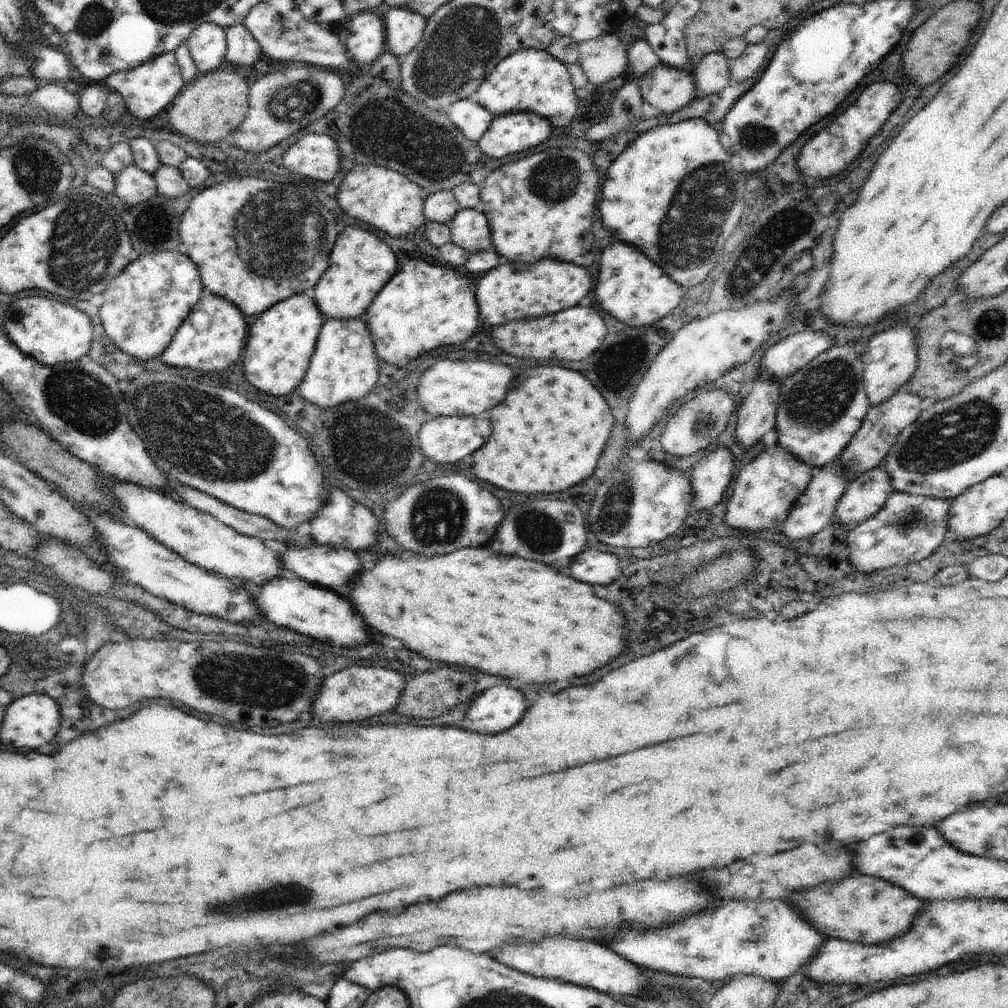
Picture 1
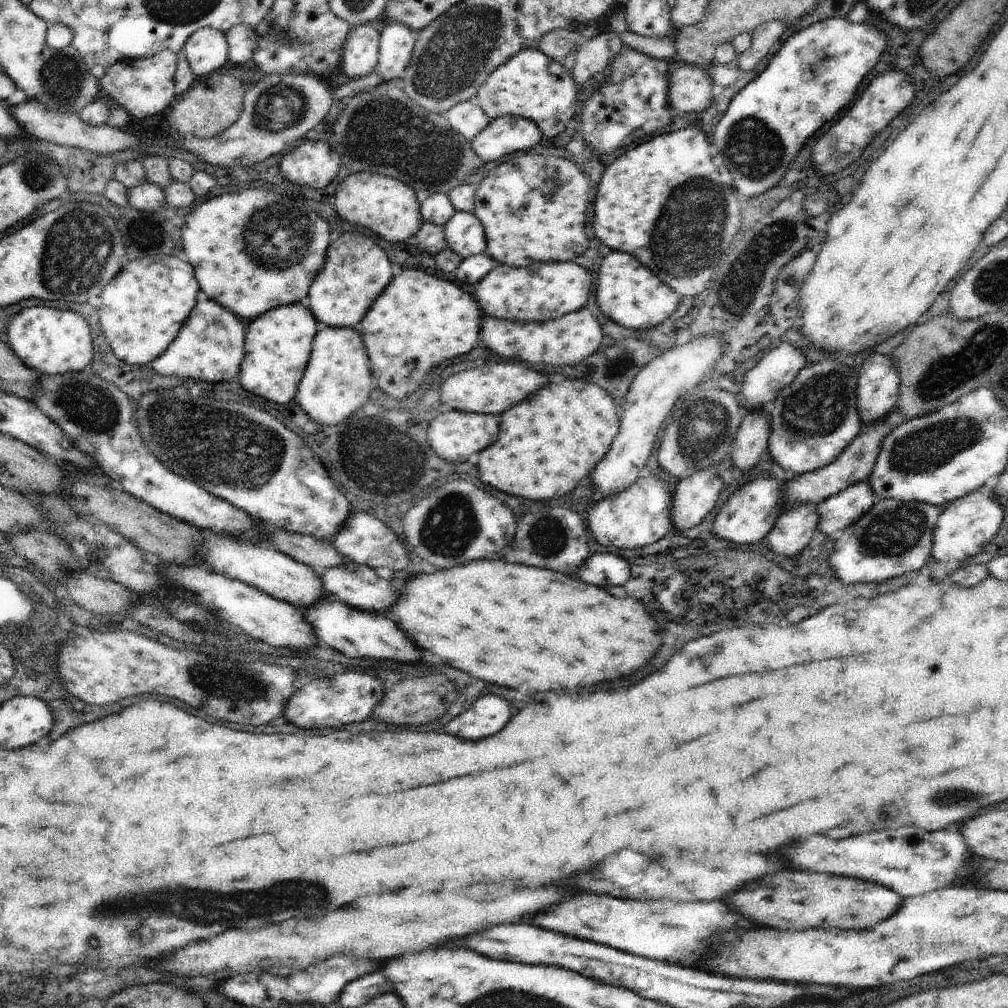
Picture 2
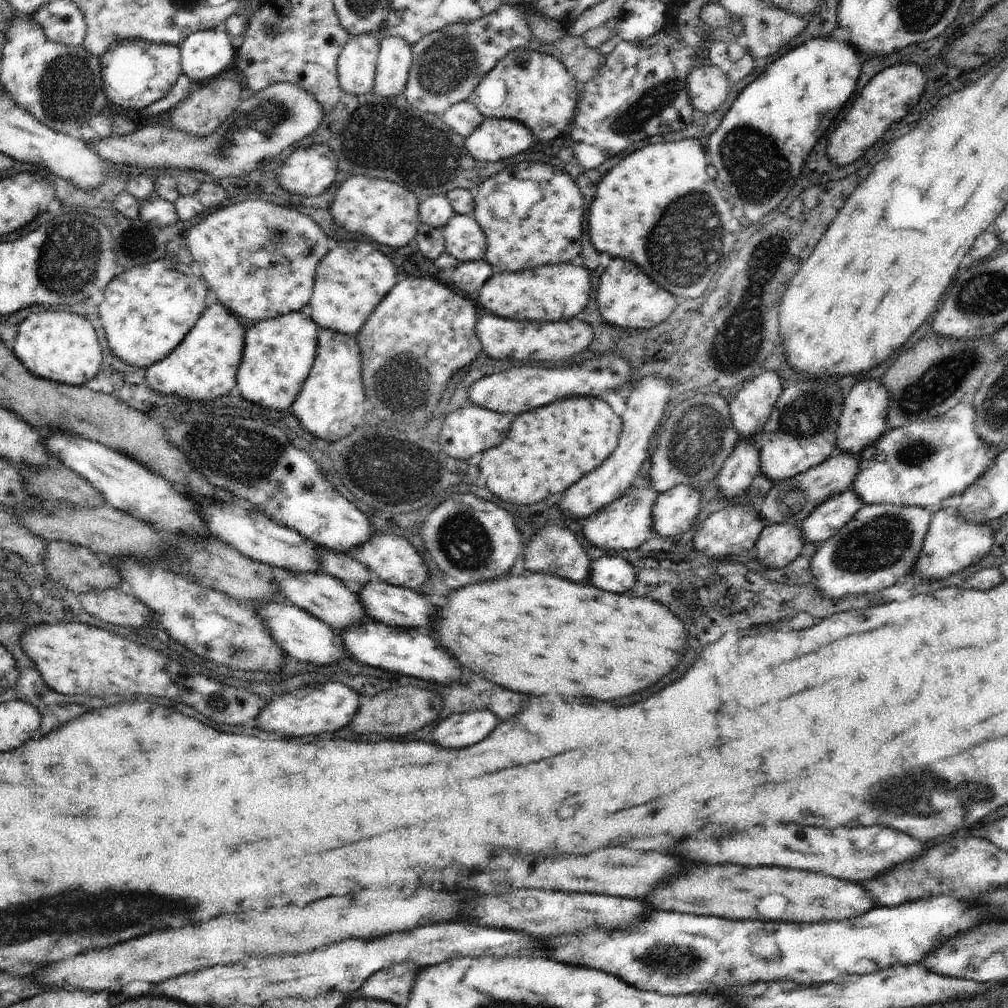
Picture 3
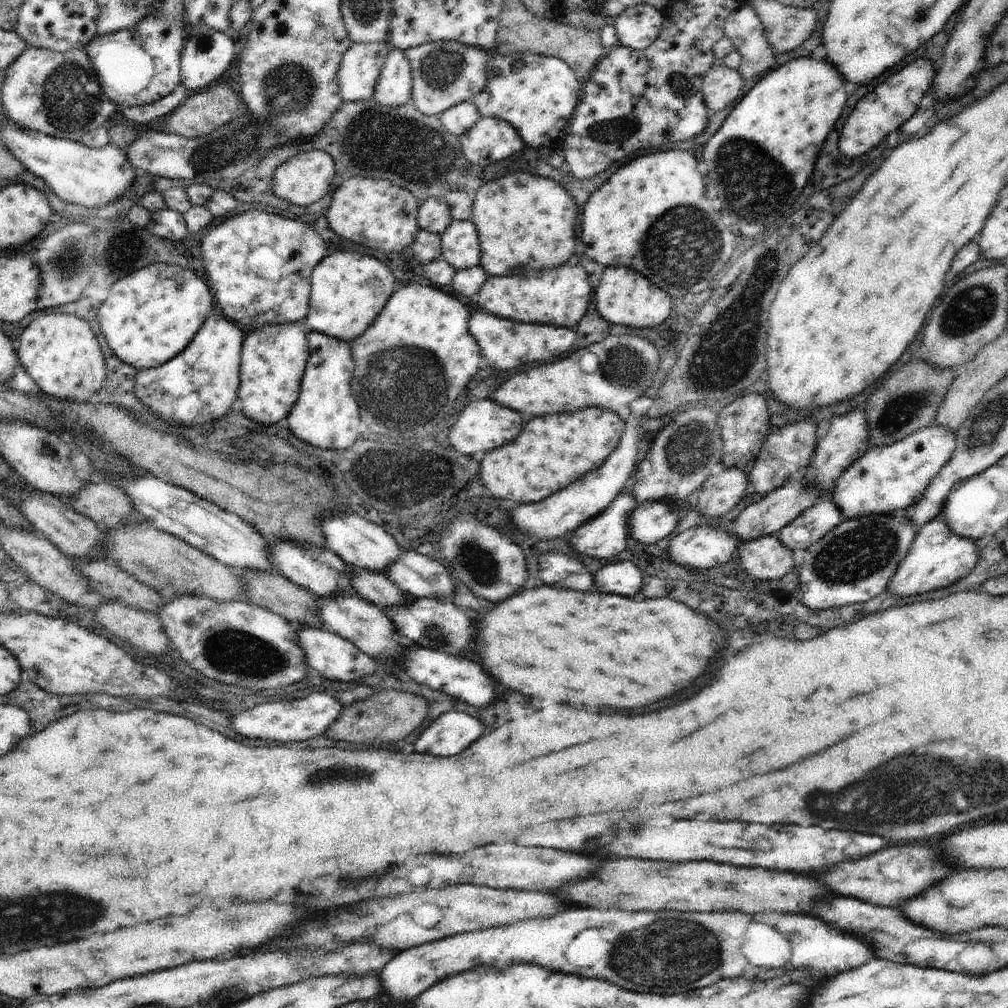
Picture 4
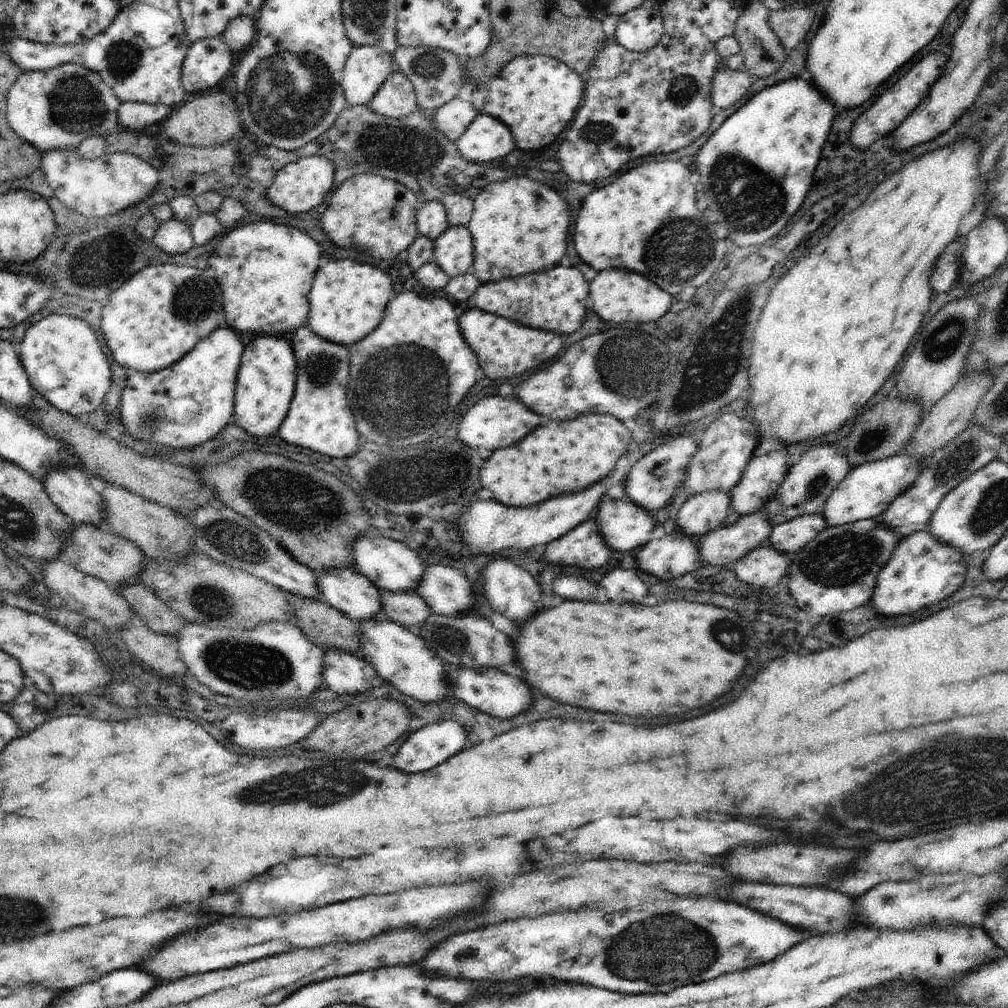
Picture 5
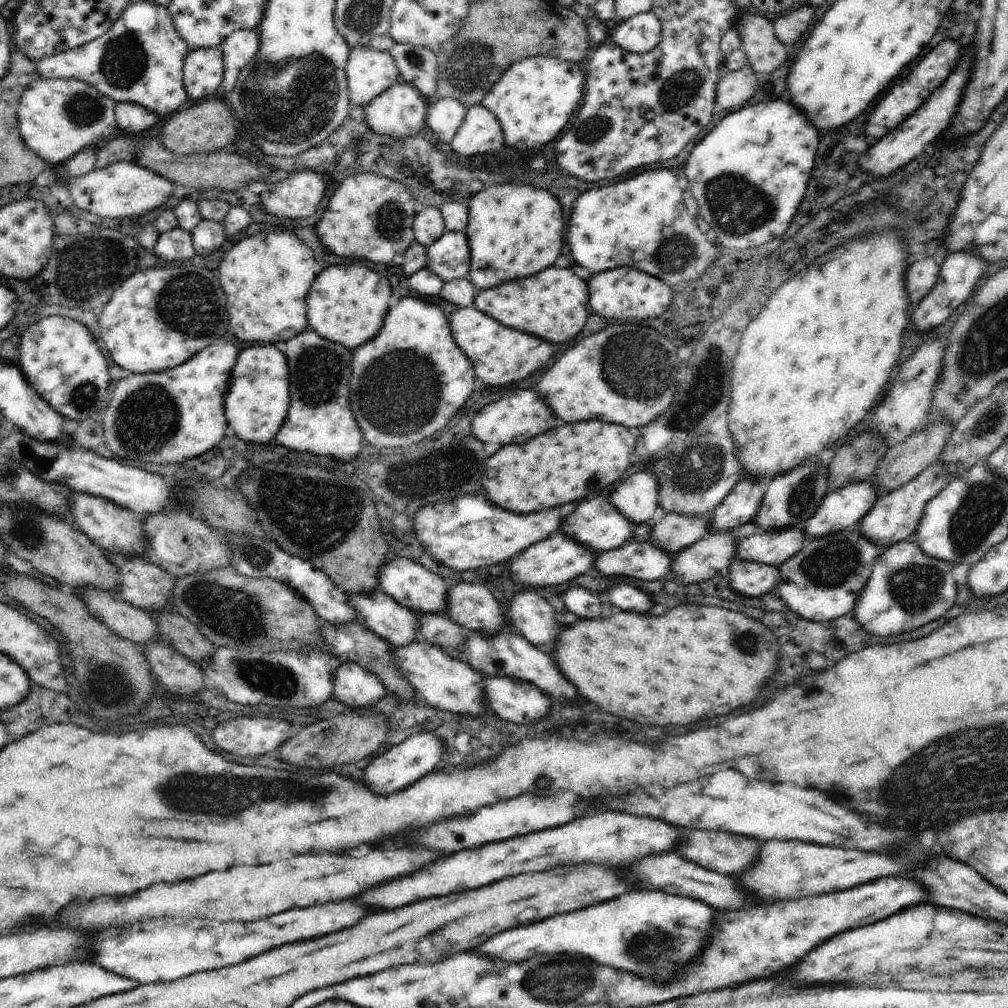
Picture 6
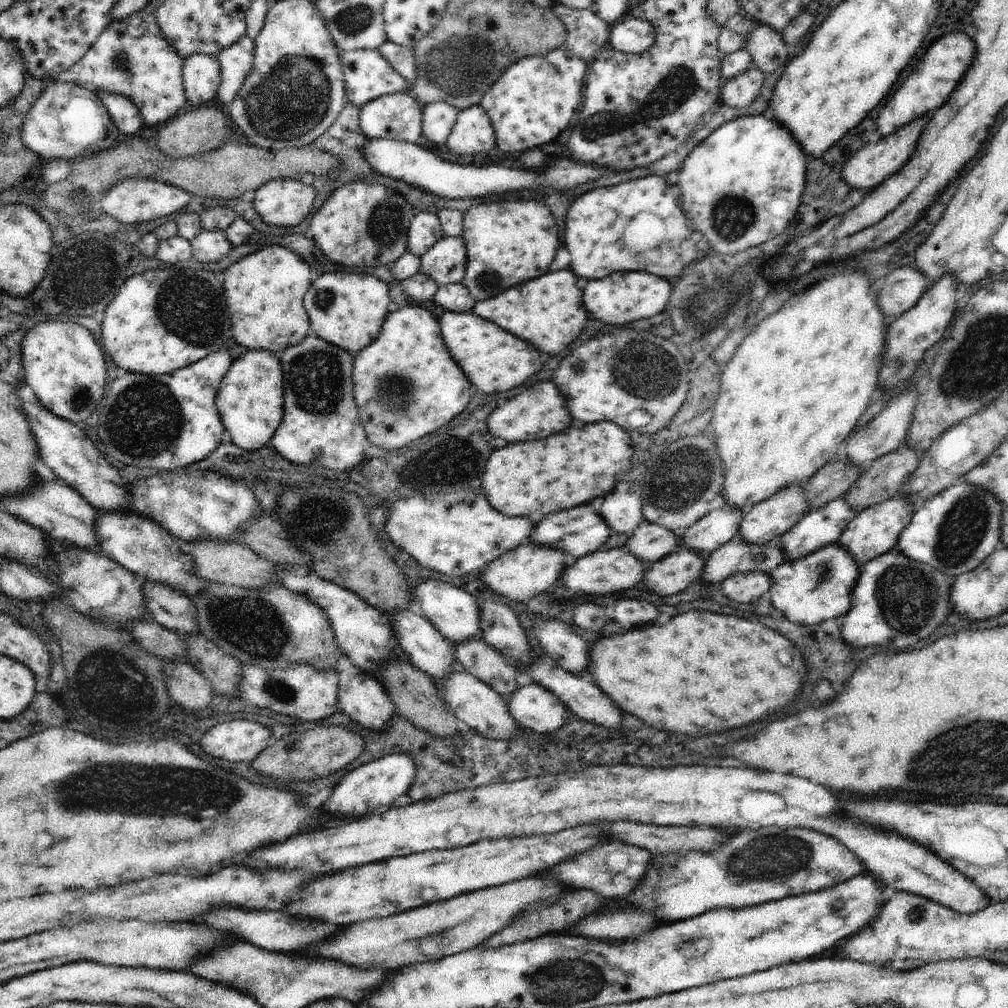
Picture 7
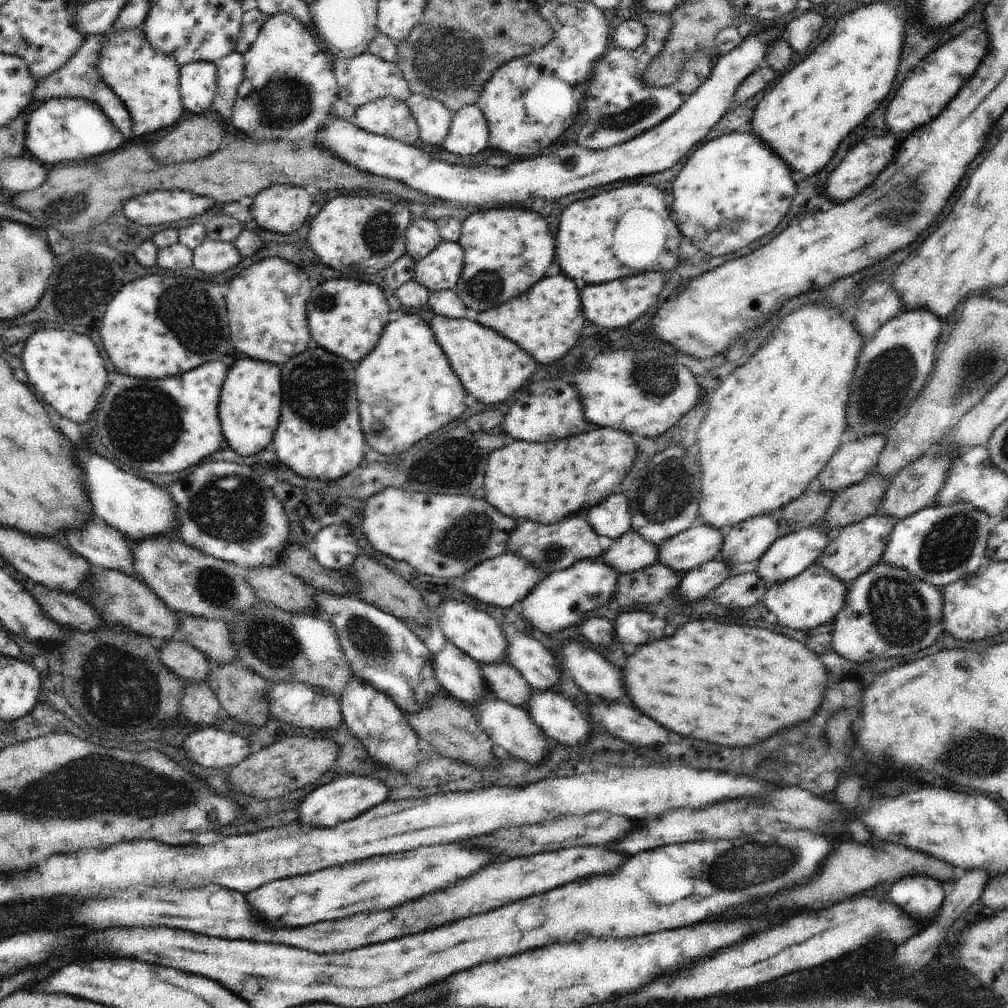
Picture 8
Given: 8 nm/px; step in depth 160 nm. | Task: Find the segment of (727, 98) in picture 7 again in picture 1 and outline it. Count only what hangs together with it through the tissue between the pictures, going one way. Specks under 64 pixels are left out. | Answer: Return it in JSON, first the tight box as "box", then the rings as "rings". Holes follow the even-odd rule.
{"box":[639,63,695,115],"rings":[[[663,63],[652,68],[639,78],[639,90],[643,102],[657,108],[660,113],[672,115],[695,100],[695,79],[690,68],[672,68]]]}

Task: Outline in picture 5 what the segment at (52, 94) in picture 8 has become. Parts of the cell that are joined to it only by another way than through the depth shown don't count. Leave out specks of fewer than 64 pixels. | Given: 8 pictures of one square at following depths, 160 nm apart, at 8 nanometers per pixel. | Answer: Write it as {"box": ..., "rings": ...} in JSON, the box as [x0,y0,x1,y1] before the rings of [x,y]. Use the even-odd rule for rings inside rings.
{"box":[117,101,174,131],"rings":[[[121,101],[117,110],[118,124],[129,131],[144,130],[152,124],[158,124],[169,117],[174,110],[166,105],[149,105],[132,101]]]}

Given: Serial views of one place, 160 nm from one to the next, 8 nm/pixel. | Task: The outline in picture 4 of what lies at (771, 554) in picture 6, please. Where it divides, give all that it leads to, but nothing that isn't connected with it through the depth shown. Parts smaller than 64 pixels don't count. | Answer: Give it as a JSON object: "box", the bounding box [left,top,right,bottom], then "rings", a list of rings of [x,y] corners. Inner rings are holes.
{"box":[776,499,842,550],"rings":[[[831,499],[818,500],[784,526],[776,537],[790,550],[806,550],[842,521],[840,509]]]}

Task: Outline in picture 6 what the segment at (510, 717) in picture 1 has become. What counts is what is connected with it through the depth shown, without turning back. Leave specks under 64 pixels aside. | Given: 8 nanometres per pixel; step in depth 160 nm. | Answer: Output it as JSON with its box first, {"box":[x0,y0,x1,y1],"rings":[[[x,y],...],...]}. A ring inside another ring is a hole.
{"box":[362,733,443,796],"rings":[[[419,733],[418,735],[409,736],[400,744],[389,748],[383,755],[376,758],[370,758],[366,762],[366,772],[362,776],[364,786],[368,786],[376,796],[388,796],[396,794],[414,782],[420,780],[420,776],[426,776],[430,770],[436,768],[443,756],[442,740],[436,738],[436,734]]]}

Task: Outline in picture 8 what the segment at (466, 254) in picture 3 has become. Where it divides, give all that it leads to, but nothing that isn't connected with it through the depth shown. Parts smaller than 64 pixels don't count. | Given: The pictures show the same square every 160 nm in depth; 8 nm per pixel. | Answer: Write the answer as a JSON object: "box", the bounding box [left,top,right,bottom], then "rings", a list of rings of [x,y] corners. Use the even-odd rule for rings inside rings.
{"box":[414,240,464,293],"rings":[[[441,240],[430,254],[414,267],[414,280],[431,293],[454,289],[464,266],[463,248],[455,242]]]}

